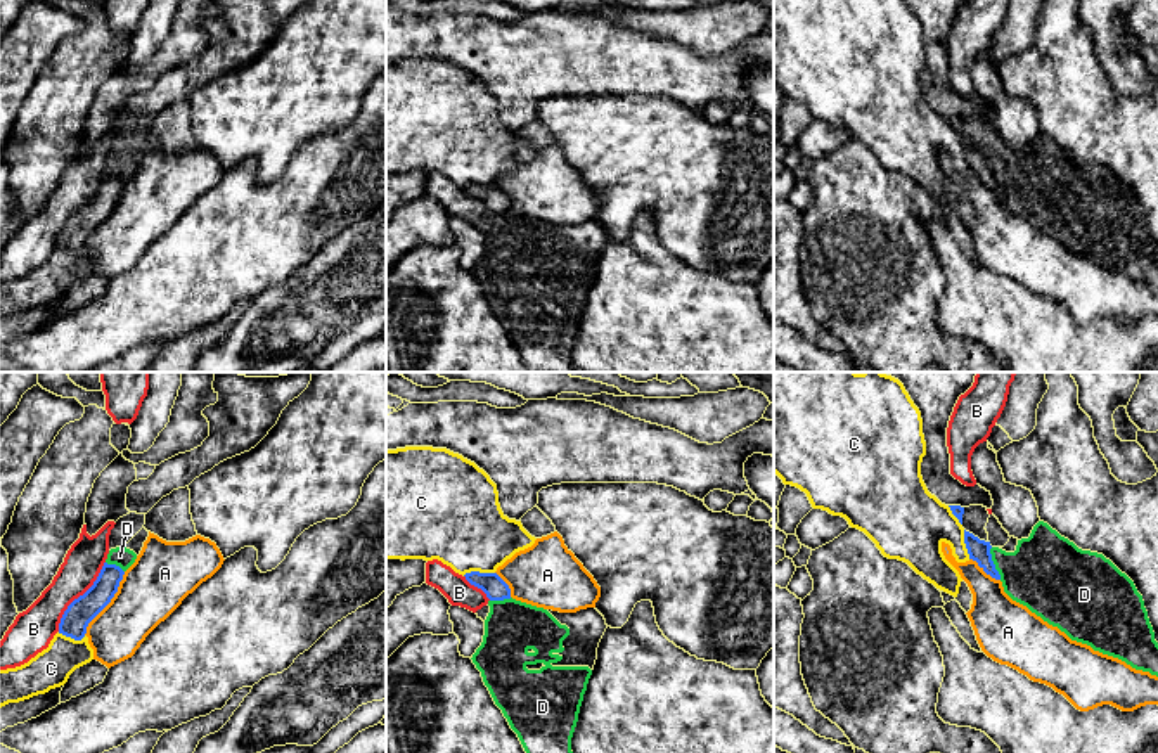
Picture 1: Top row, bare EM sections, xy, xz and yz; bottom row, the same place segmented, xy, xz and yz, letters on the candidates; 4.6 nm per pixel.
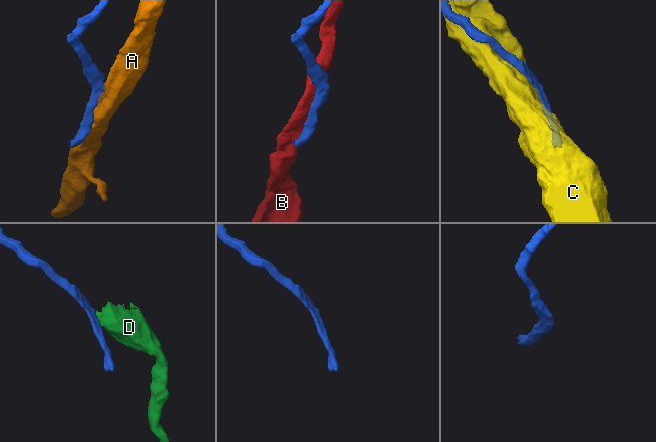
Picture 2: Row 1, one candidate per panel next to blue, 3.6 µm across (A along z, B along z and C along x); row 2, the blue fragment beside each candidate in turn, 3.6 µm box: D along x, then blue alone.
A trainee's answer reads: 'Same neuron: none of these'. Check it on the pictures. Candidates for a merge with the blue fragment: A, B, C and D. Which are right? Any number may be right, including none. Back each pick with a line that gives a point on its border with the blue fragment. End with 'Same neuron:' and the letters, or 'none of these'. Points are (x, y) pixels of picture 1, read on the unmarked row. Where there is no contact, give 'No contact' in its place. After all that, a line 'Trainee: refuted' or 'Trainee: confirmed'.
Same neuron: none of these
Trainee: confirmed

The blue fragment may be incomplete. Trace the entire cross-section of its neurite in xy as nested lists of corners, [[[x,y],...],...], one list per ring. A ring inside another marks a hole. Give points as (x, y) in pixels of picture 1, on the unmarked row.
[[[104,175],[93,197],[64,223],[59,246],[81,253],[88,235],[111,215],[118,204],[125,183],[116,177]]]

